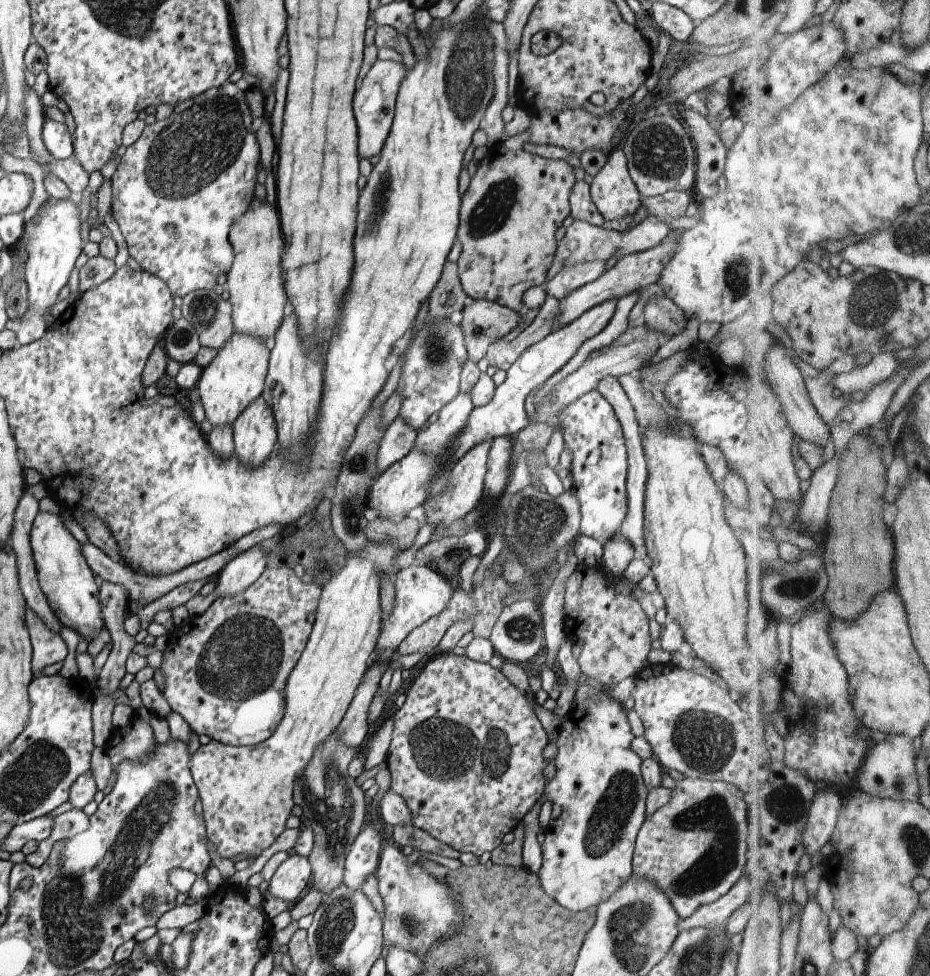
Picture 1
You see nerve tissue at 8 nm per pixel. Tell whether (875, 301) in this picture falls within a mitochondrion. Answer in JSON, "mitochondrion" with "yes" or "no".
{"mitochondrion":"yes"}

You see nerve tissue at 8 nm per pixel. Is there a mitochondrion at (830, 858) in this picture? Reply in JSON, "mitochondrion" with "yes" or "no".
{"mitochondrion":"no"}

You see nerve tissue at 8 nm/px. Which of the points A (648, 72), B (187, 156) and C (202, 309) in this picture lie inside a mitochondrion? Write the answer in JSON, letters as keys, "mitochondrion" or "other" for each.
{"A":"other","B":"mitochondrion","C":"mitochondrion"}

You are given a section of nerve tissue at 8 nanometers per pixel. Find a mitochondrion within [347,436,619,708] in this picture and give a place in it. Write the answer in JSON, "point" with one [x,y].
{"point":[538,522]}

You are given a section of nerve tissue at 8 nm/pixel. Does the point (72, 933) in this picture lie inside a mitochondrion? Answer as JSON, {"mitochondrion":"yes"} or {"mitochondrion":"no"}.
{"mitochondrion":"yes"}

